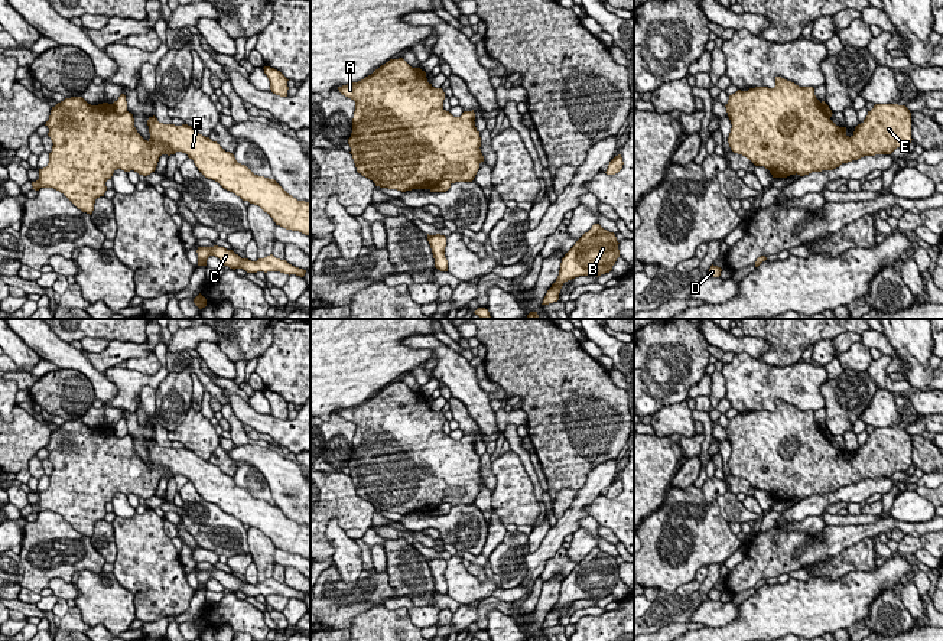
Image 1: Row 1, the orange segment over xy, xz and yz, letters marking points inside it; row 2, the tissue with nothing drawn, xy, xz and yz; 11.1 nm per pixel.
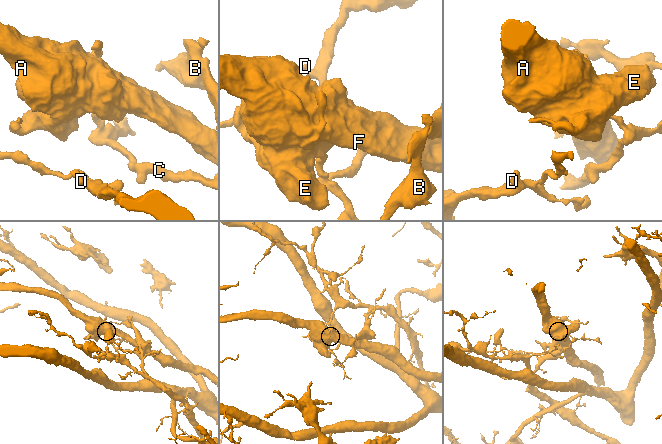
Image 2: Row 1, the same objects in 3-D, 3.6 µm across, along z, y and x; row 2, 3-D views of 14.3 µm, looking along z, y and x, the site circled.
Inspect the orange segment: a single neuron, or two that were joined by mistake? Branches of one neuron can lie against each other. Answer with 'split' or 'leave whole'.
split

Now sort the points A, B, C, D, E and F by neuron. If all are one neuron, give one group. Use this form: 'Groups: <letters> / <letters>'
Groups: A E F / B C D

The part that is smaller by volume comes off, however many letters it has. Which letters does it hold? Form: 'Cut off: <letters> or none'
Cut off: A, E, F

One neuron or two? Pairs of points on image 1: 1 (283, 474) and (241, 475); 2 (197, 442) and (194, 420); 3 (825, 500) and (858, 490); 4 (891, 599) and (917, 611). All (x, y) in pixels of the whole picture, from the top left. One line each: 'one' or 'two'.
1: two
2: one
3: one
4: two

